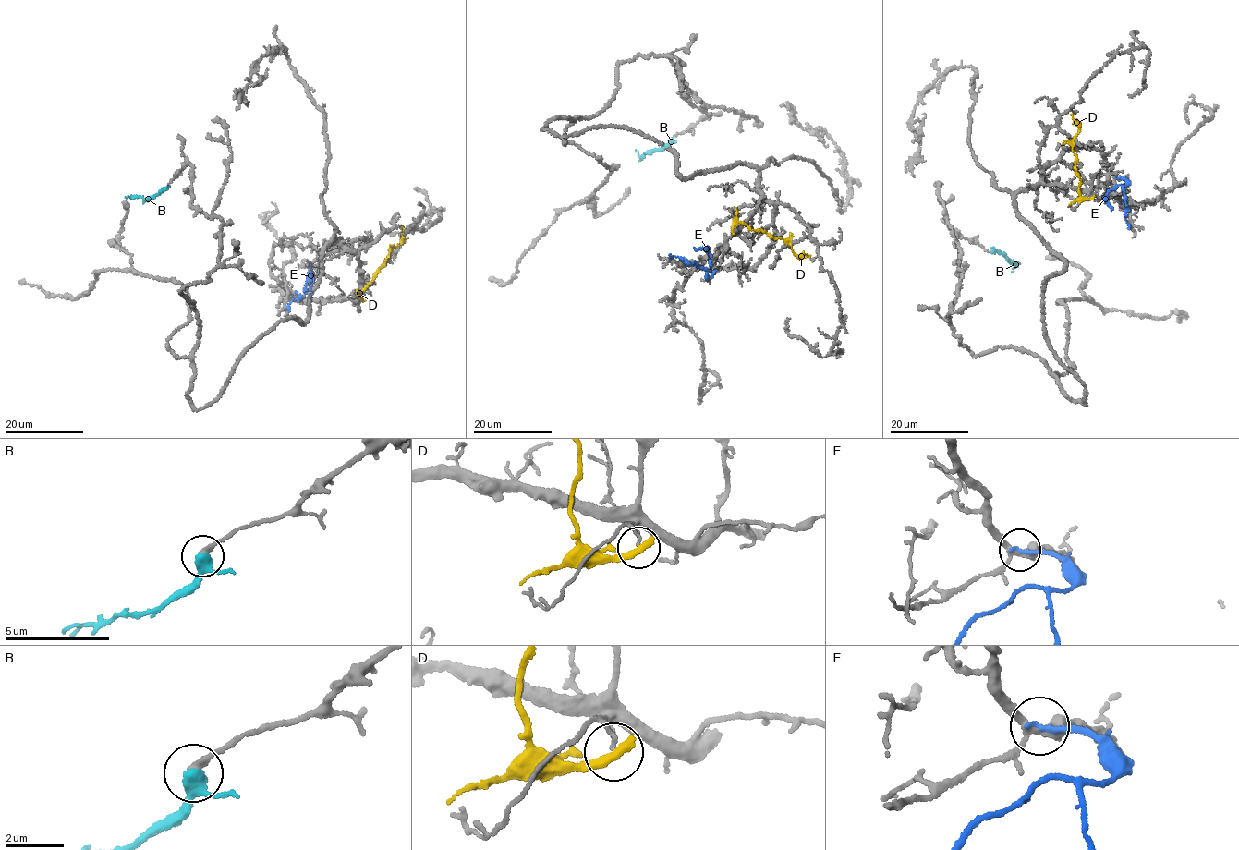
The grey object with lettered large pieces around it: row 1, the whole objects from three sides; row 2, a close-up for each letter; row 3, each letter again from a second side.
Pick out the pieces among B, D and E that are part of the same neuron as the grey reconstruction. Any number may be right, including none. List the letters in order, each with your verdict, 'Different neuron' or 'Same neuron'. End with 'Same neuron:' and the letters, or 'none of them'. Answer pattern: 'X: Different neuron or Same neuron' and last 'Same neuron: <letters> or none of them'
B: Different neuron
D: Different neuron
E: Different neuron
Same neuron: none of them

